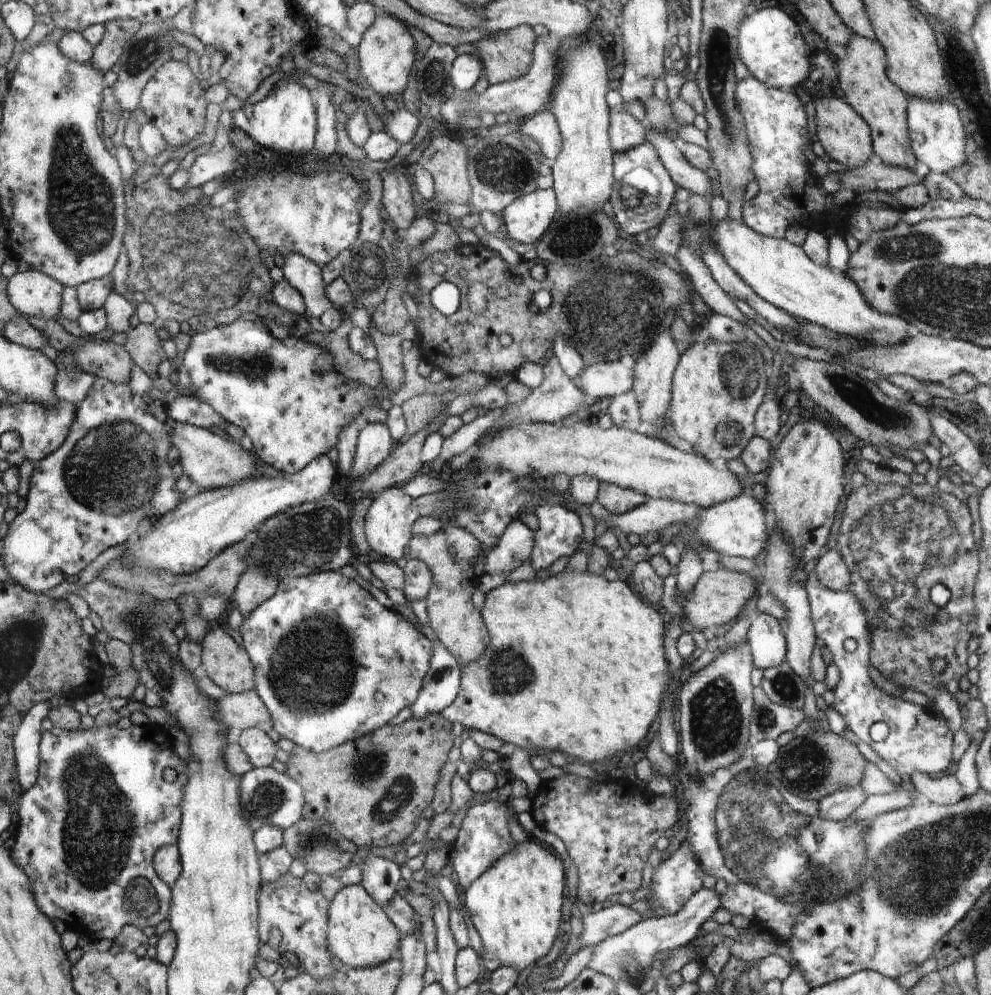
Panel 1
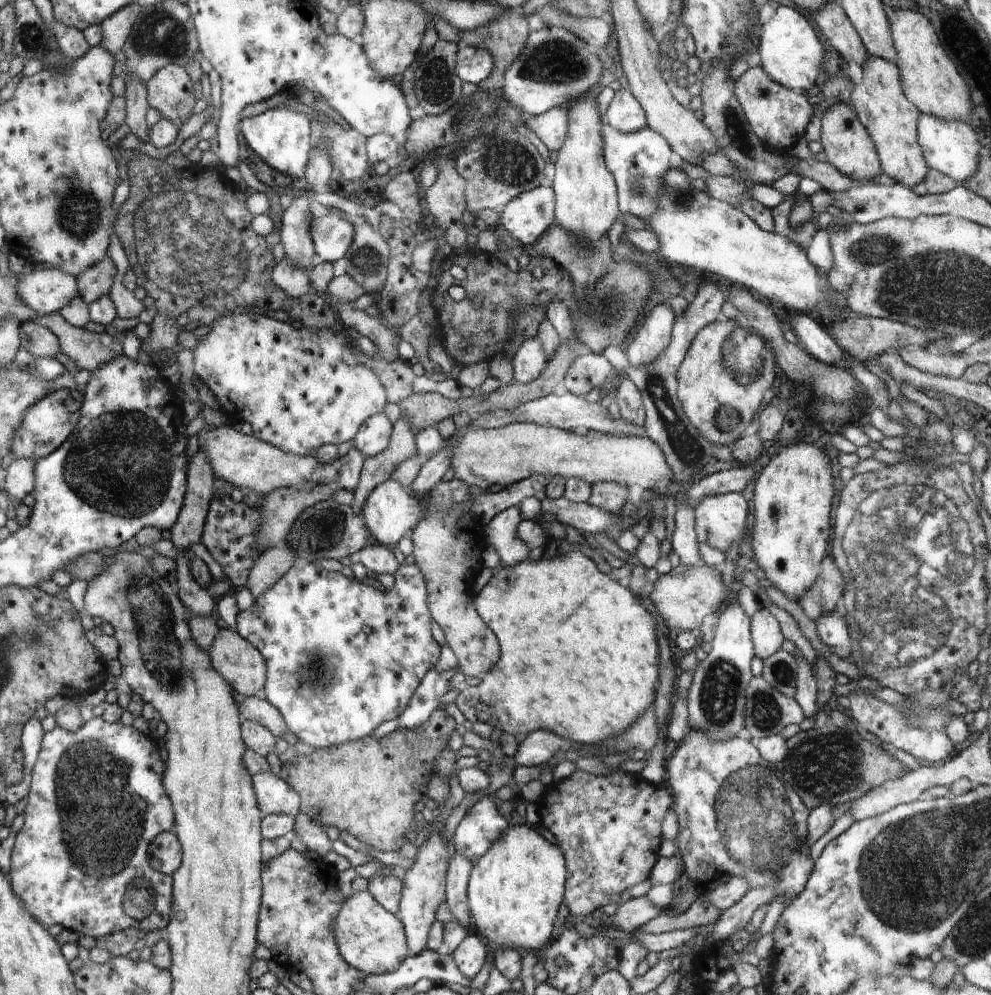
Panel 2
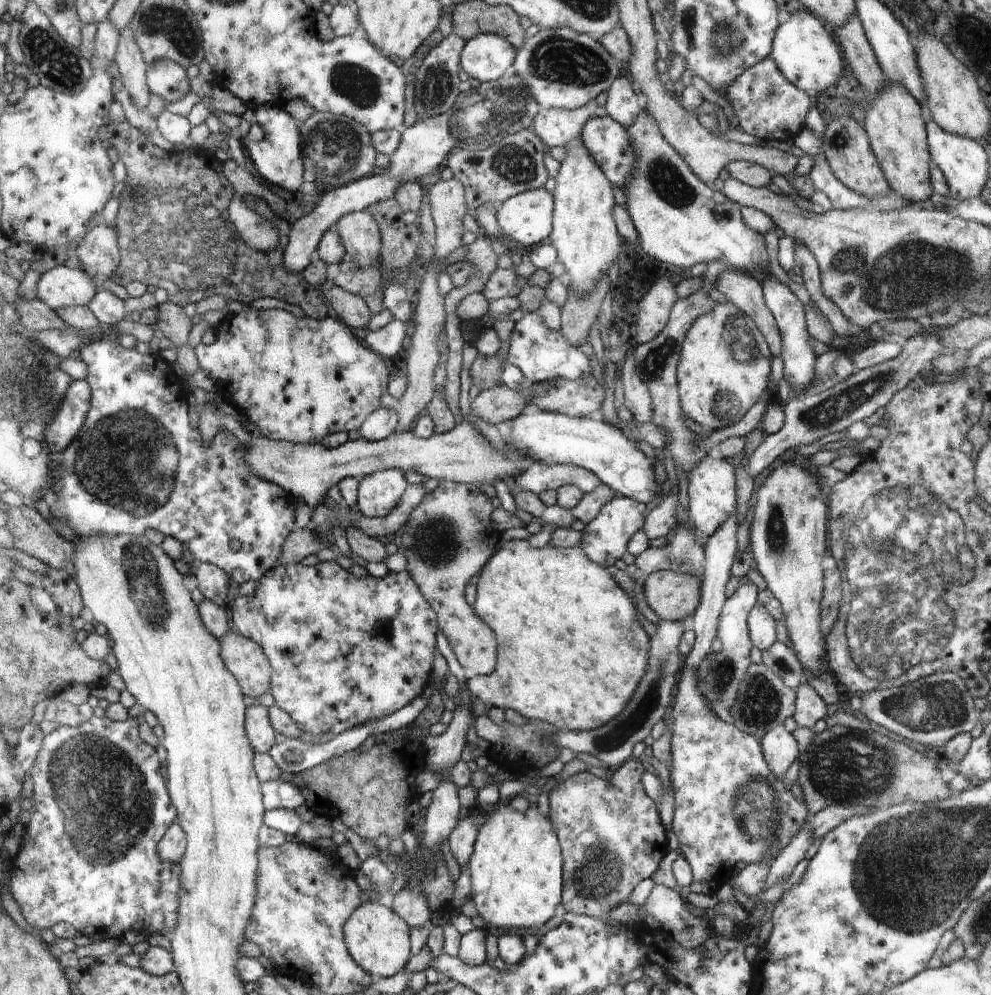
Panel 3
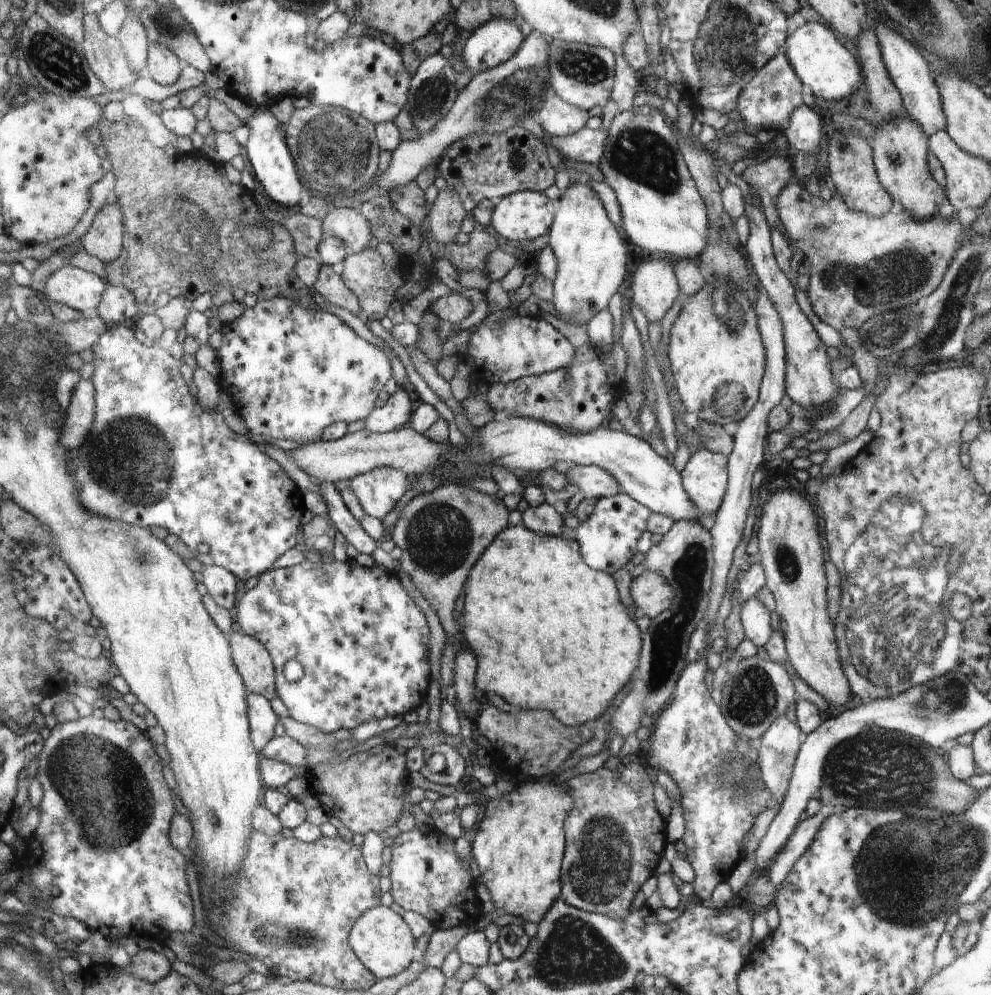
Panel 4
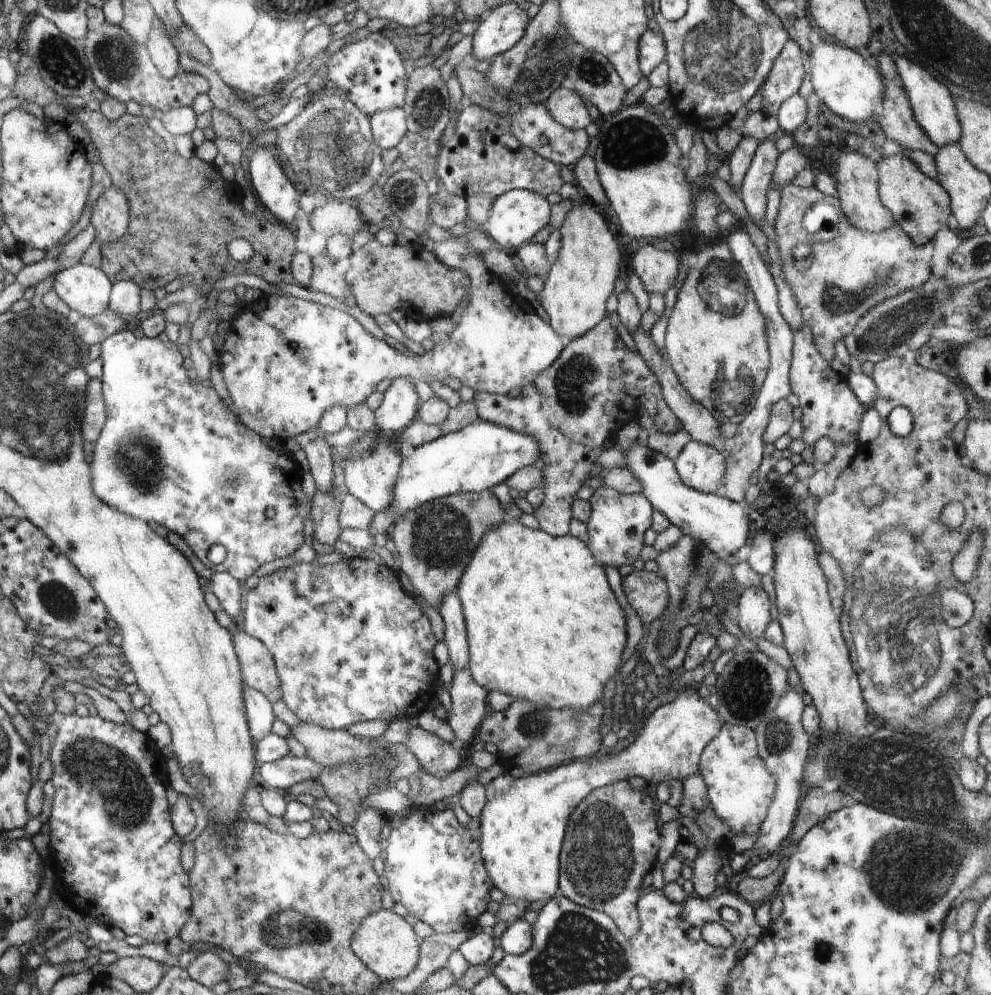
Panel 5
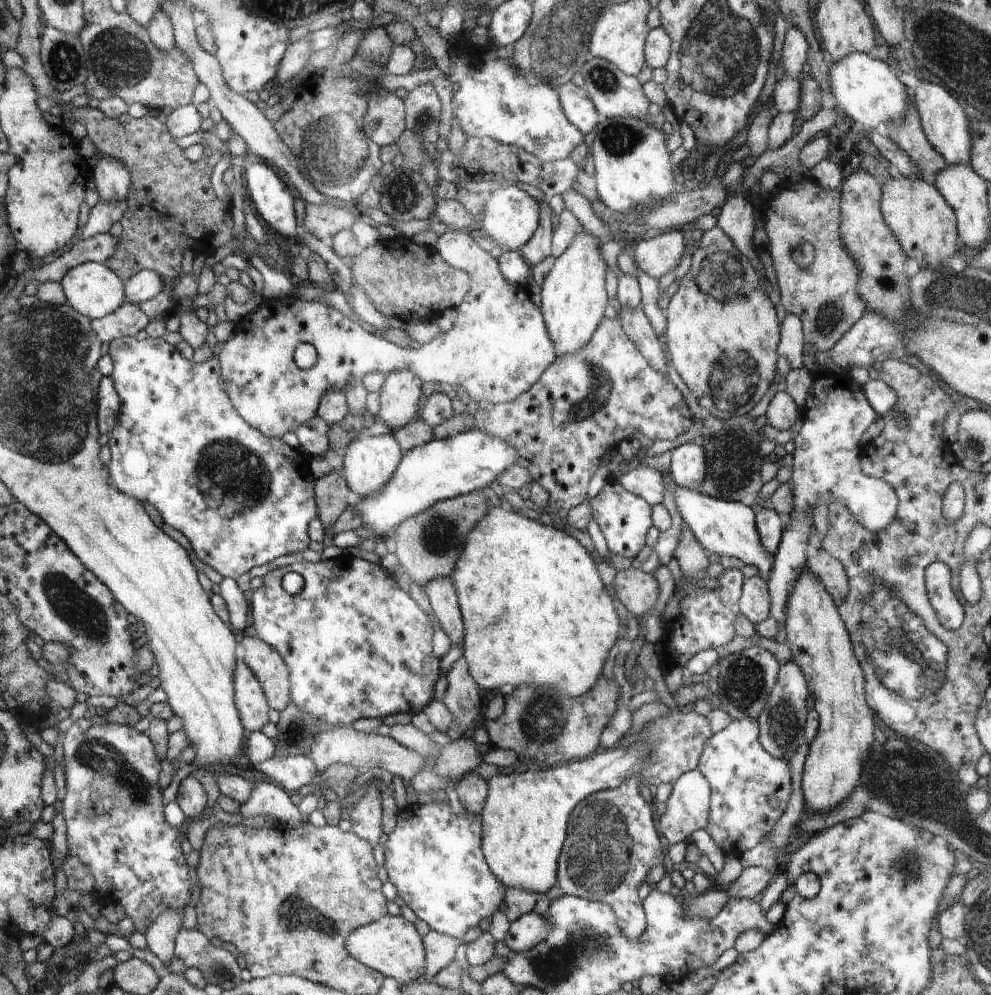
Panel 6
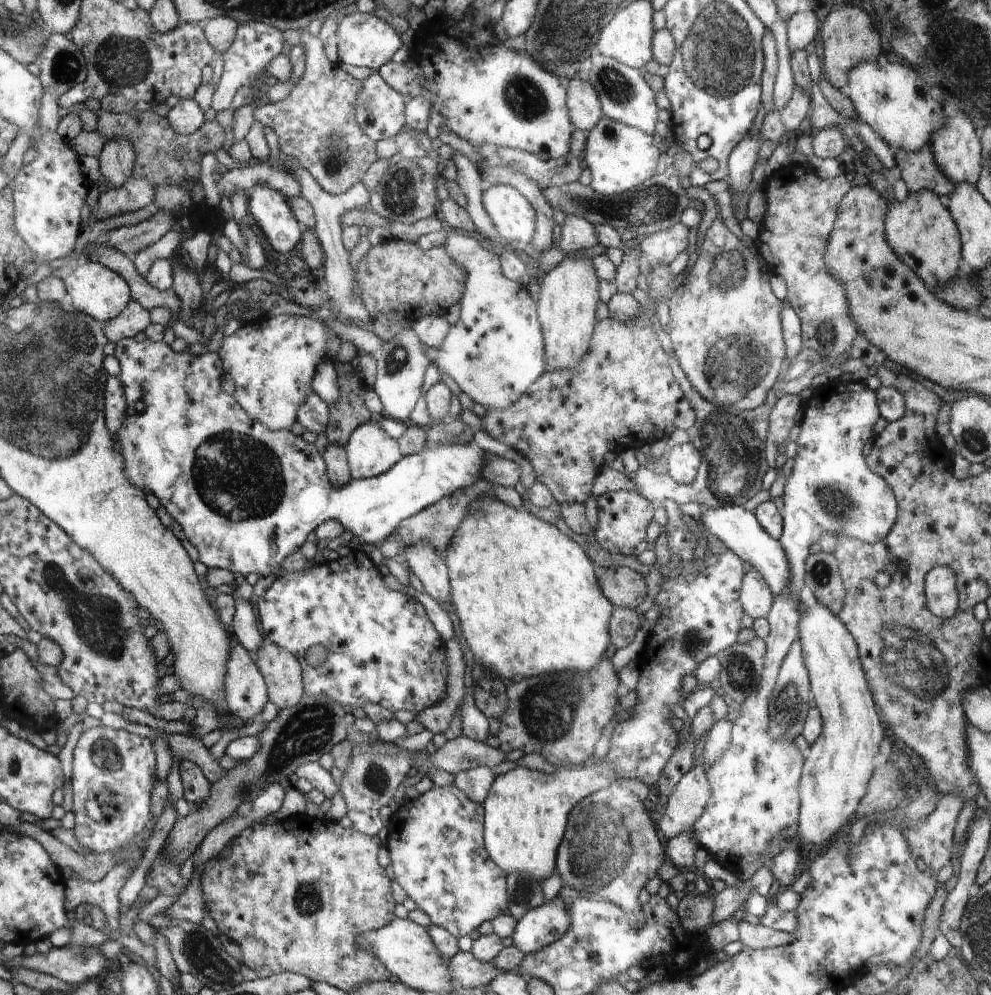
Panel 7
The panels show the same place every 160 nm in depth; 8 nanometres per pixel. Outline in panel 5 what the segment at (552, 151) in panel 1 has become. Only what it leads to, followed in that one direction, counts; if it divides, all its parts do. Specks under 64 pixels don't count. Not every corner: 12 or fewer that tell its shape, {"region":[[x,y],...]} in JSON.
{"region":[[558,87],[544,103],[553,119],[585,129],[592,118],[581,96]]}

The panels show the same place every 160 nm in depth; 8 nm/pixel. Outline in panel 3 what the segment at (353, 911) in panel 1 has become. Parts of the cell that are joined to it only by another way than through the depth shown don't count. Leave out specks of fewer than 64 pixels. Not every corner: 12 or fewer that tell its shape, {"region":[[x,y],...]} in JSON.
{"region":[[363,901],[346,946],[375,977],[401,973],[409,924],[388,902]]}

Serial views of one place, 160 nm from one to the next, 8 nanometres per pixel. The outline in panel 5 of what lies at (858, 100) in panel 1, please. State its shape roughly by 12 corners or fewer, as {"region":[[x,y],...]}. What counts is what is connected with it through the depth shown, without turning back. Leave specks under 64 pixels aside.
{"region":[[903,152],[876,159],[879,197],[917,247],[948,226],[951,200]]}

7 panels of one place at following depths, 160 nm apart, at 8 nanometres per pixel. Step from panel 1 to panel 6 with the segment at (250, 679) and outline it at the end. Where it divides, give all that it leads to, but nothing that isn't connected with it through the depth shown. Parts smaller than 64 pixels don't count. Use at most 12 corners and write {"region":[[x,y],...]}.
{"region":[[242,635],[240,657],[269,697],[292,703],[289,667],[261,638]]}

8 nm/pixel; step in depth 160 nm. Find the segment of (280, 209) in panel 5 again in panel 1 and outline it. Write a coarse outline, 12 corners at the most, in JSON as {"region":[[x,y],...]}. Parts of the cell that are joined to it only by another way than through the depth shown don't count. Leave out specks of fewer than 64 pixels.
{"region":[[285,83],[233,123],[292,156],[316,144],[312,92]]}

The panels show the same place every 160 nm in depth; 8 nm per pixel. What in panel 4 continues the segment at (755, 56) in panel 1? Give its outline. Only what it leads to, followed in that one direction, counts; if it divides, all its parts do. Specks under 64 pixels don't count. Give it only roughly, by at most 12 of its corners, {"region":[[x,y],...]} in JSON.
{"region":[[819,23],[786,39],[795,75],[816,97],[848,100],[857,59]]}

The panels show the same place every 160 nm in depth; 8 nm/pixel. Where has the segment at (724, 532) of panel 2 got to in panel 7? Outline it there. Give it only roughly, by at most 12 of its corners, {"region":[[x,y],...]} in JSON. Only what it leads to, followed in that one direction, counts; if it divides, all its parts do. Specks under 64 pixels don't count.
{"region":[[692,443],[668,447],[668,475],[688,484],[702,464]]}

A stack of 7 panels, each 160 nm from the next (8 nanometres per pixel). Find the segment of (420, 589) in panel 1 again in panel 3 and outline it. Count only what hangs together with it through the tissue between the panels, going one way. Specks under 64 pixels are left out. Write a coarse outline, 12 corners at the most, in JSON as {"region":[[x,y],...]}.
{"region":[[278,566],[230,608],[314,736],[404,709],[436,614],[407,571]]}

